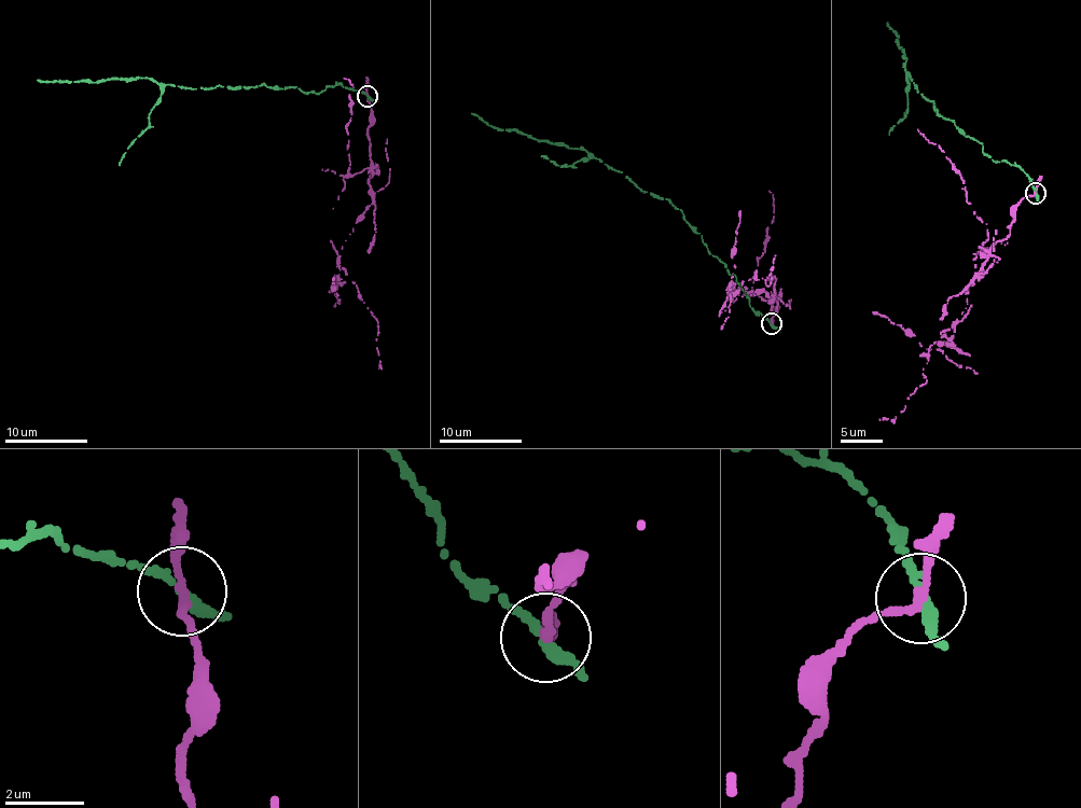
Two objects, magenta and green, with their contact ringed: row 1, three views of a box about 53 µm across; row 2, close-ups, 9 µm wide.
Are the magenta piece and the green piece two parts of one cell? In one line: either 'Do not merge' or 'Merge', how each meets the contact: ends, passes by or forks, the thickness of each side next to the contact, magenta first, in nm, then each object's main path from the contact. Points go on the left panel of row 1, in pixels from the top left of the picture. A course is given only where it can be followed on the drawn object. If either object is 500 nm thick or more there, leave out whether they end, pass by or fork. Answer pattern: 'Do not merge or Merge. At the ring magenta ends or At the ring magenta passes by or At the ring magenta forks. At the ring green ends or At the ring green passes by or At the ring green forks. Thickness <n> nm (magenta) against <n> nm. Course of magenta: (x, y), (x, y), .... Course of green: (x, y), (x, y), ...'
Do not merge. At the ring magenta passes by. At the ring green passes by. Thickness 240 nm (magenta) against 240 nm. Course of magenta: (366, 95), (371, 113), (372, 205), (336, 258), (376, 320), (376, 350), (382, 368). Course of green: (366, 95), (337, 83), (316, 94), (295, 87), (272, 88), (262, 84), (185, 88), (136, 78), (37, 81)

